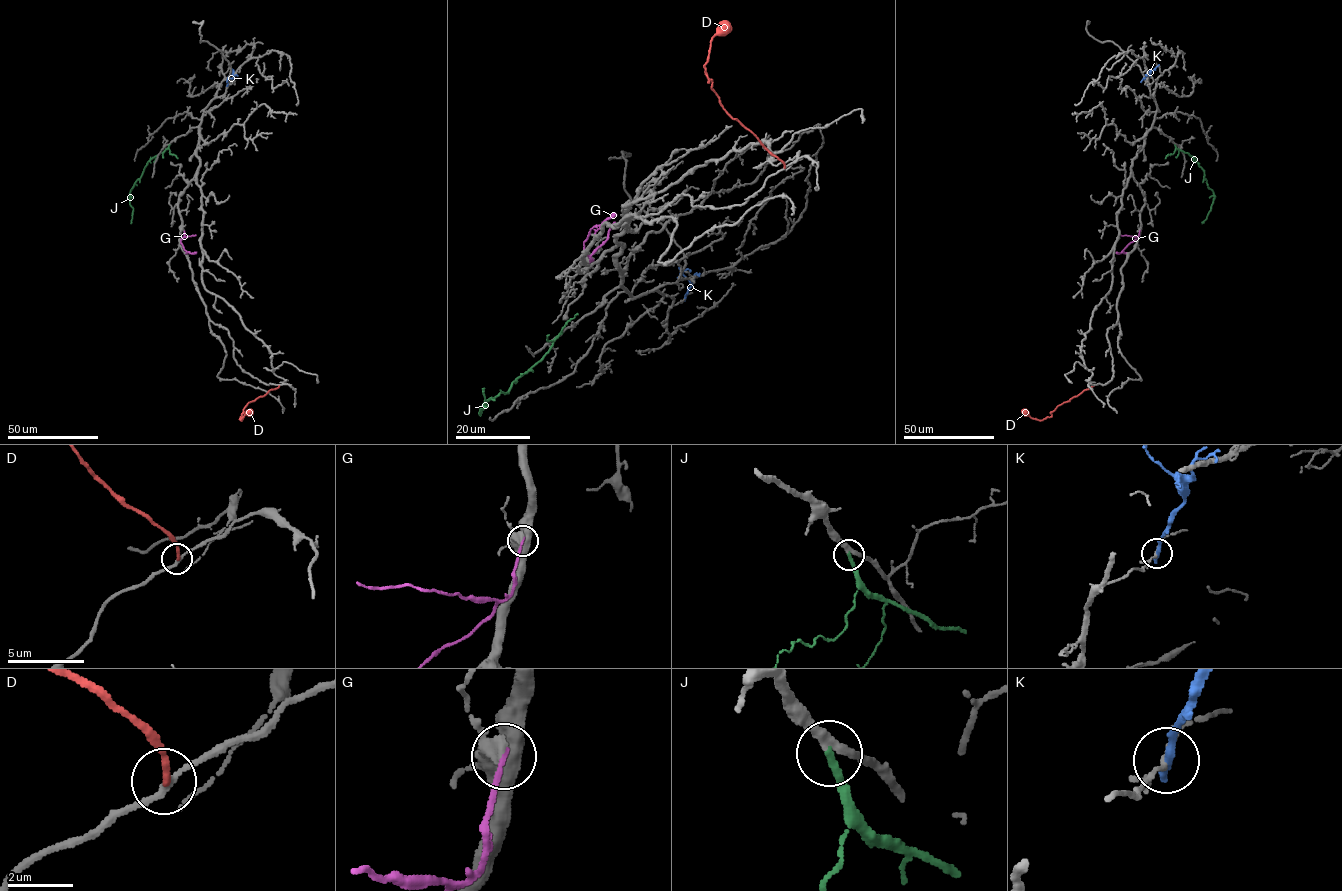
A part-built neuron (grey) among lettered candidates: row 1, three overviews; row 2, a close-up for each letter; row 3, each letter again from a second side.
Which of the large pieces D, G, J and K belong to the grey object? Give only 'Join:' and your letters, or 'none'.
Join: J

